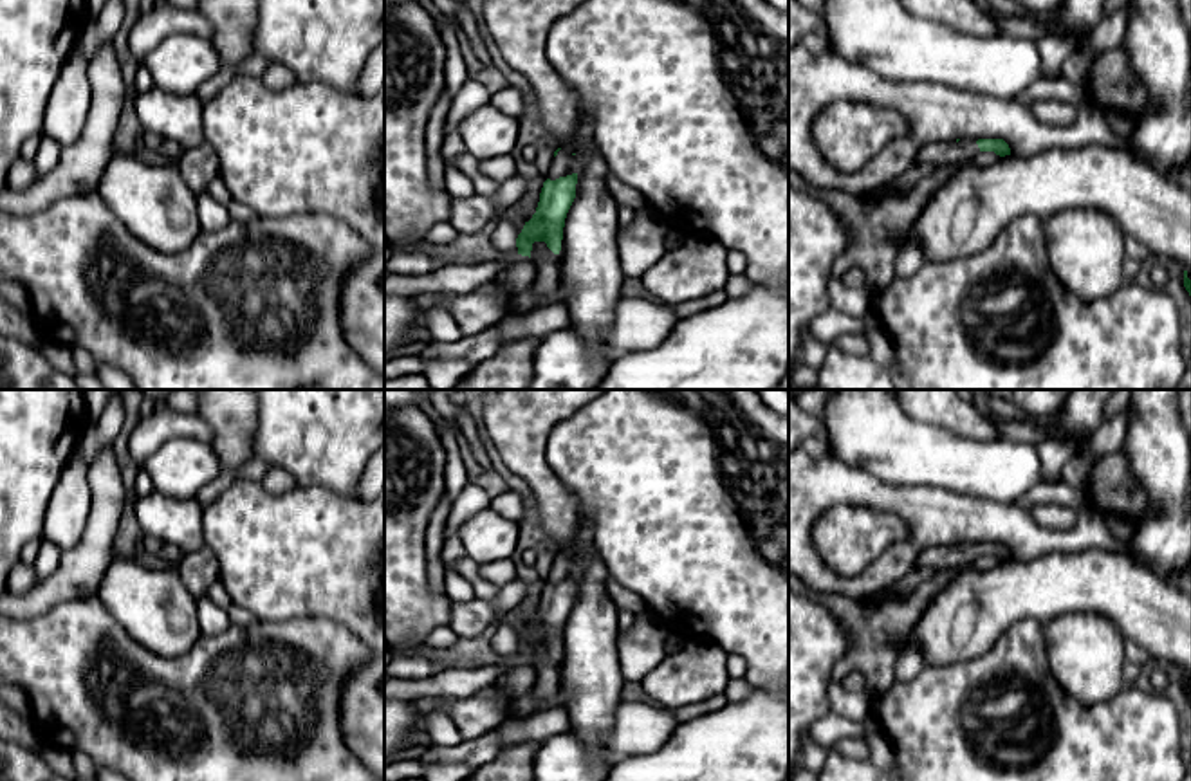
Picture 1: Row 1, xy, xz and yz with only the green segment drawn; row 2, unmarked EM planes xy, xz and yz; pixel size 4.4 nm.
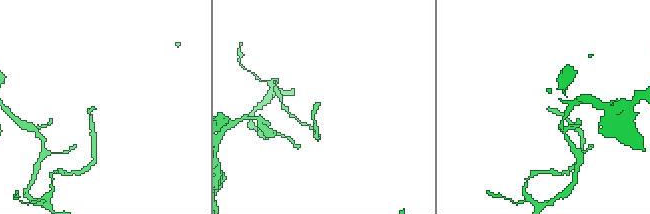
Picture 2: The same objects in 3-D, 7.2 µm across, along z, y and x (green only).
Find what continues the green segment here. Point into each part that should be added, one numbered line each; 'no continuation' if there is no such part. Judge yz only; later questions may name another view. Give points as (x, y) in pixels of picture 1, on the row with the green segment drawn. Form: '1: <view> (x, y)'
1: yz (948, 152)

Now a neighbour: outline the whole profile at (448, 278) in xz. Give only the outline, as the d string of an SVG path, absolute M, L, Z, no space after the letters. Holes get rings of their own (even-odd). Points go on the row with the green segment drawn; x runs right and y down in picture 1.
M516 243L503 247L503 254L473 265L442 265L422 276L388 274L384 278L384 294L422 296L422 294L471 294L487 281L498 281L498 274L507 262L518 256Z

